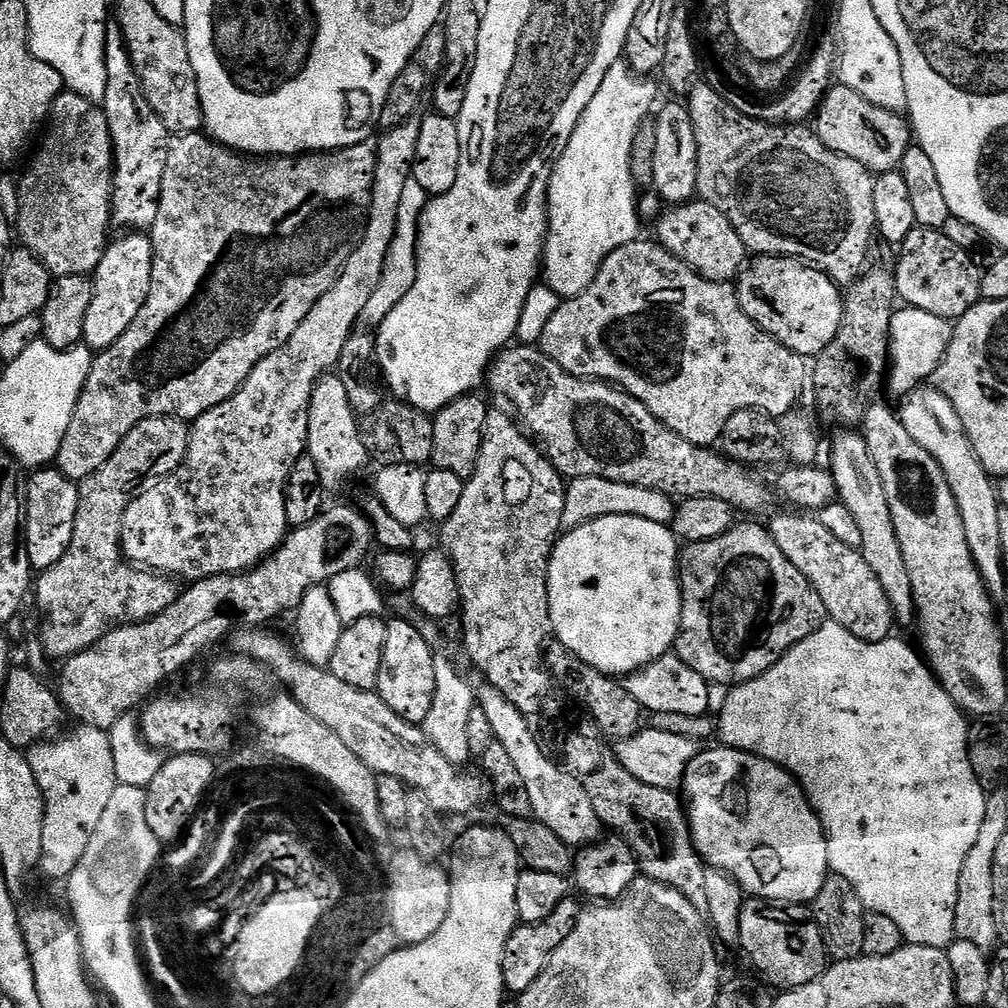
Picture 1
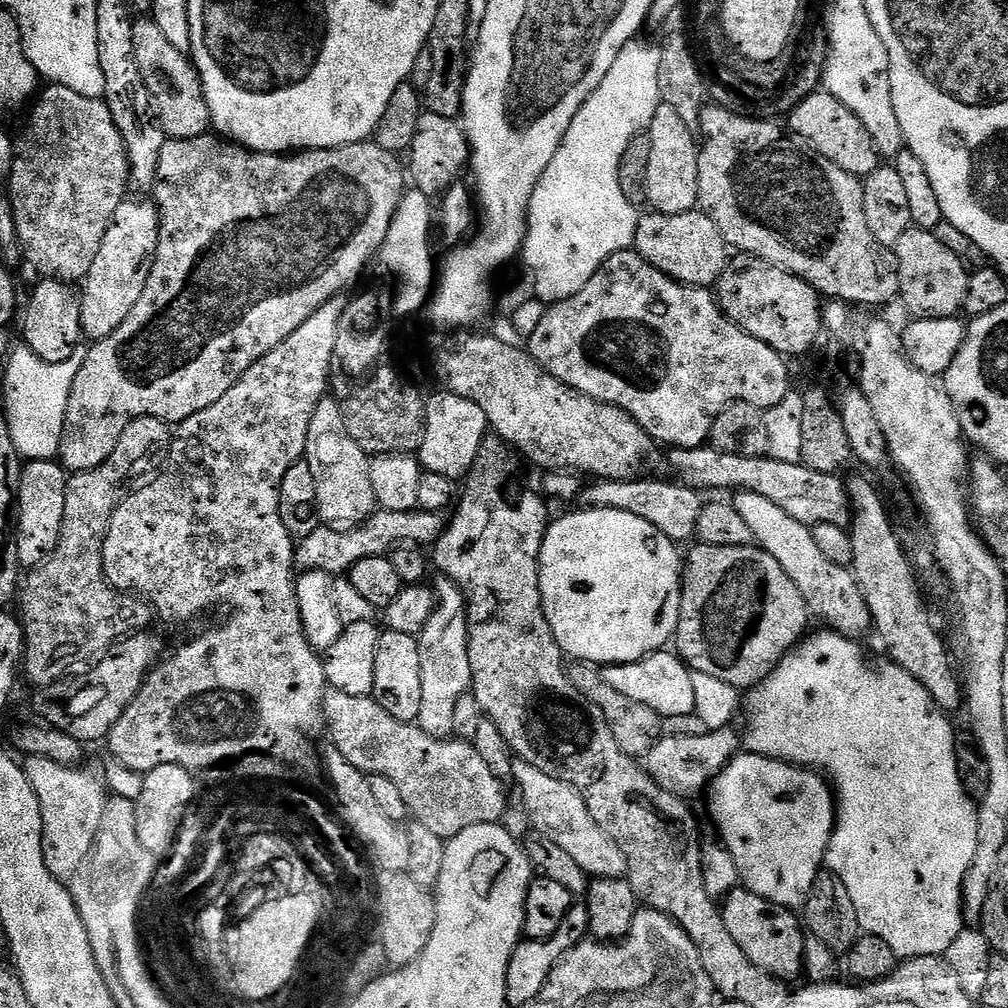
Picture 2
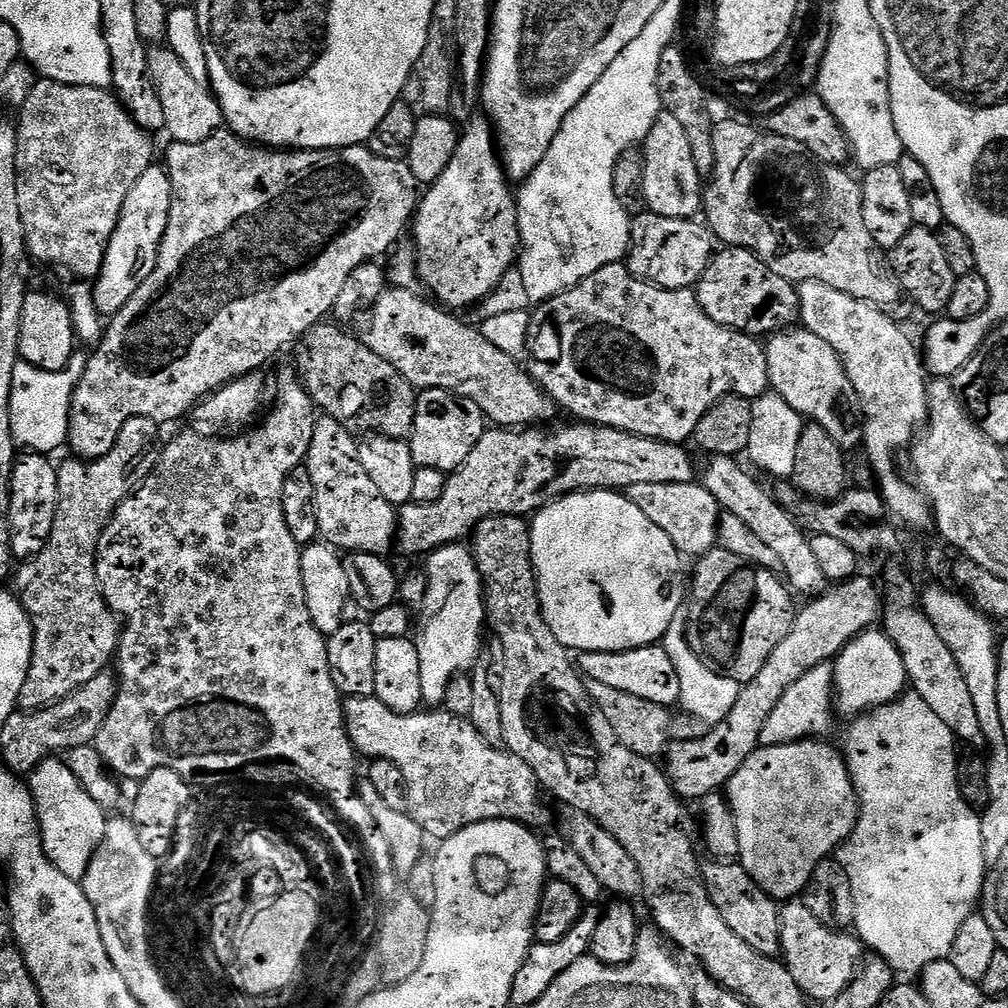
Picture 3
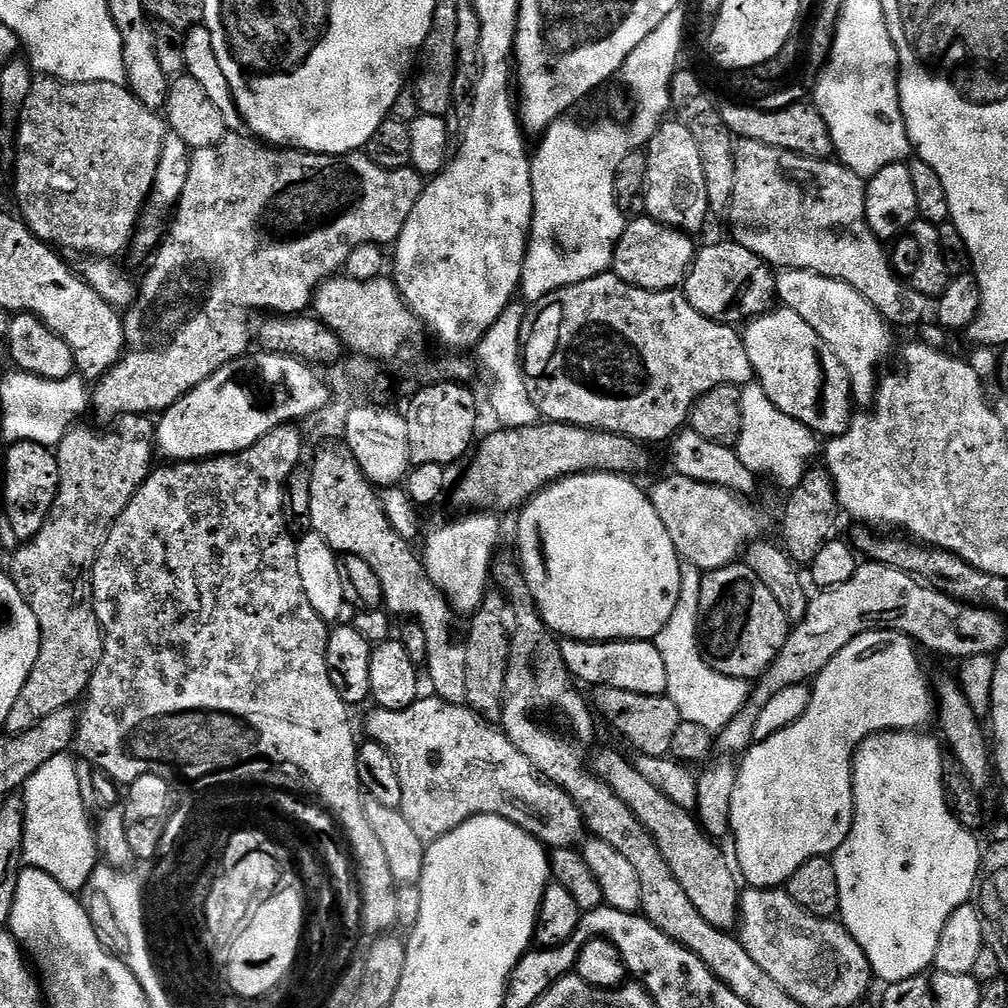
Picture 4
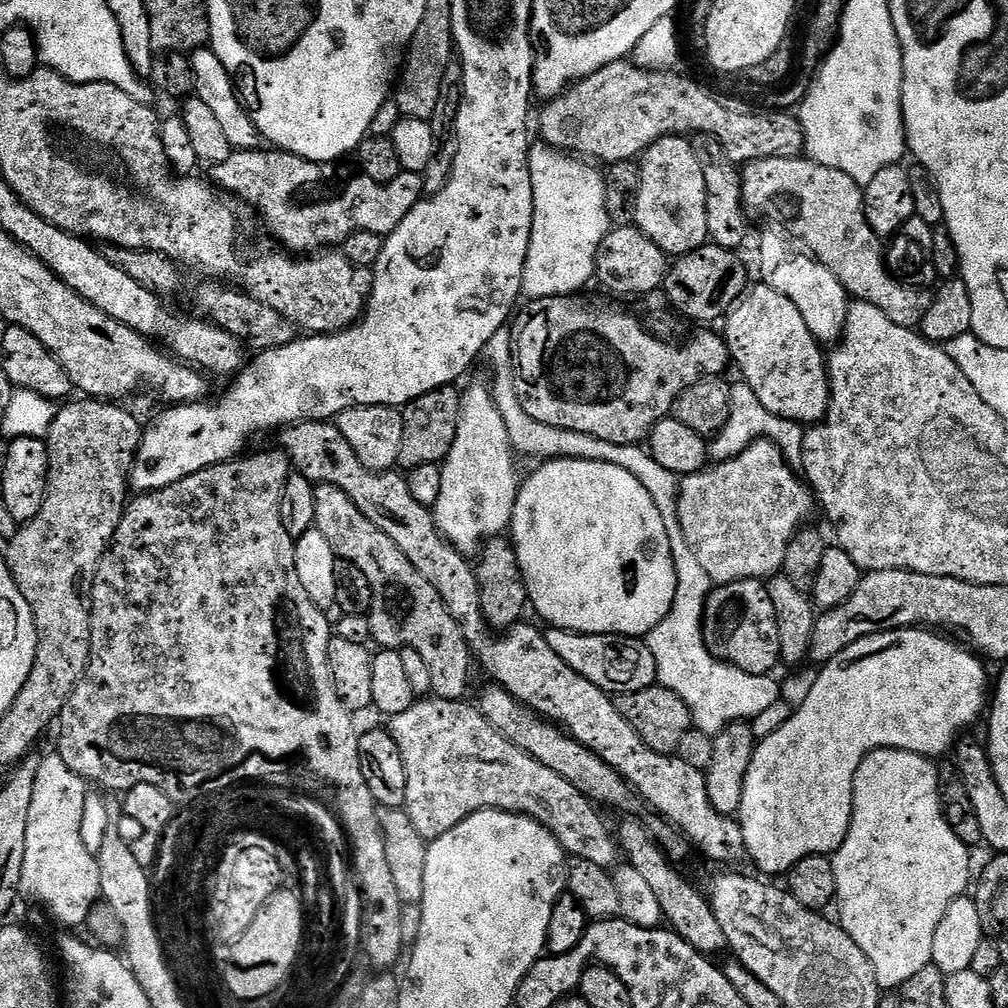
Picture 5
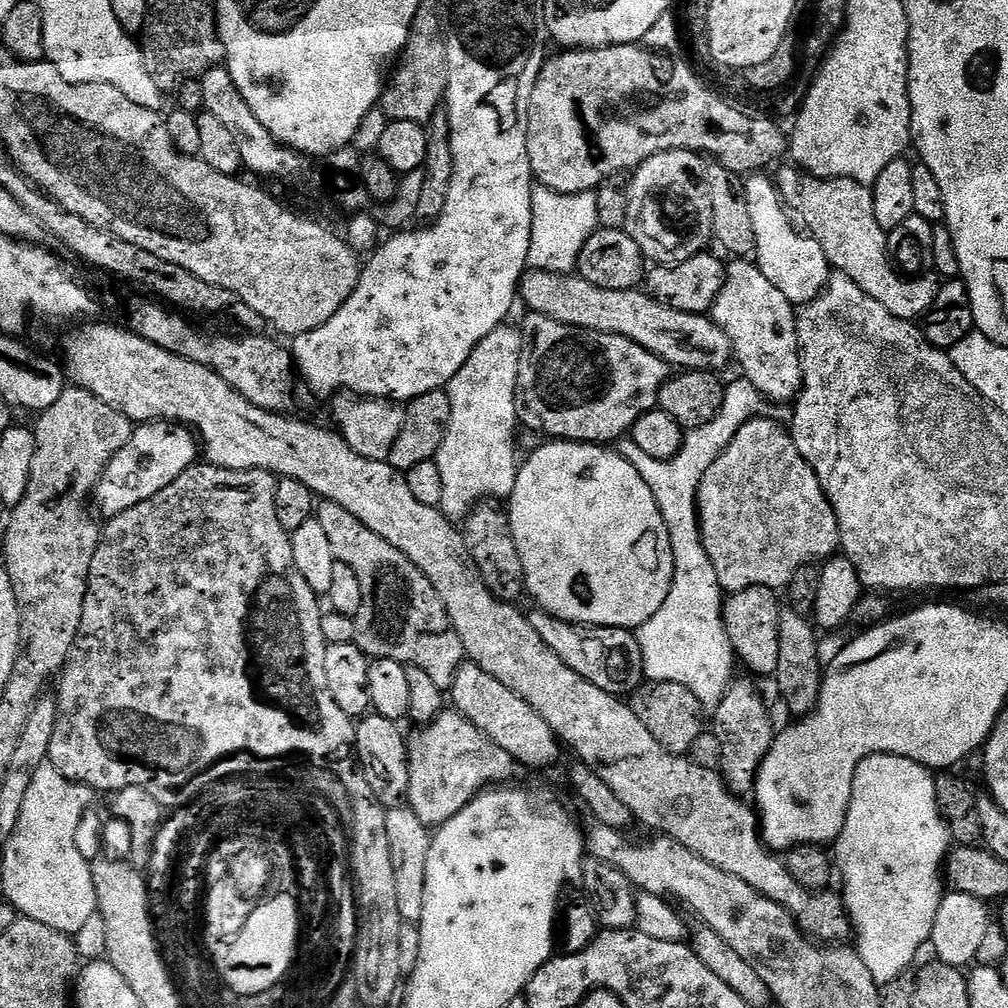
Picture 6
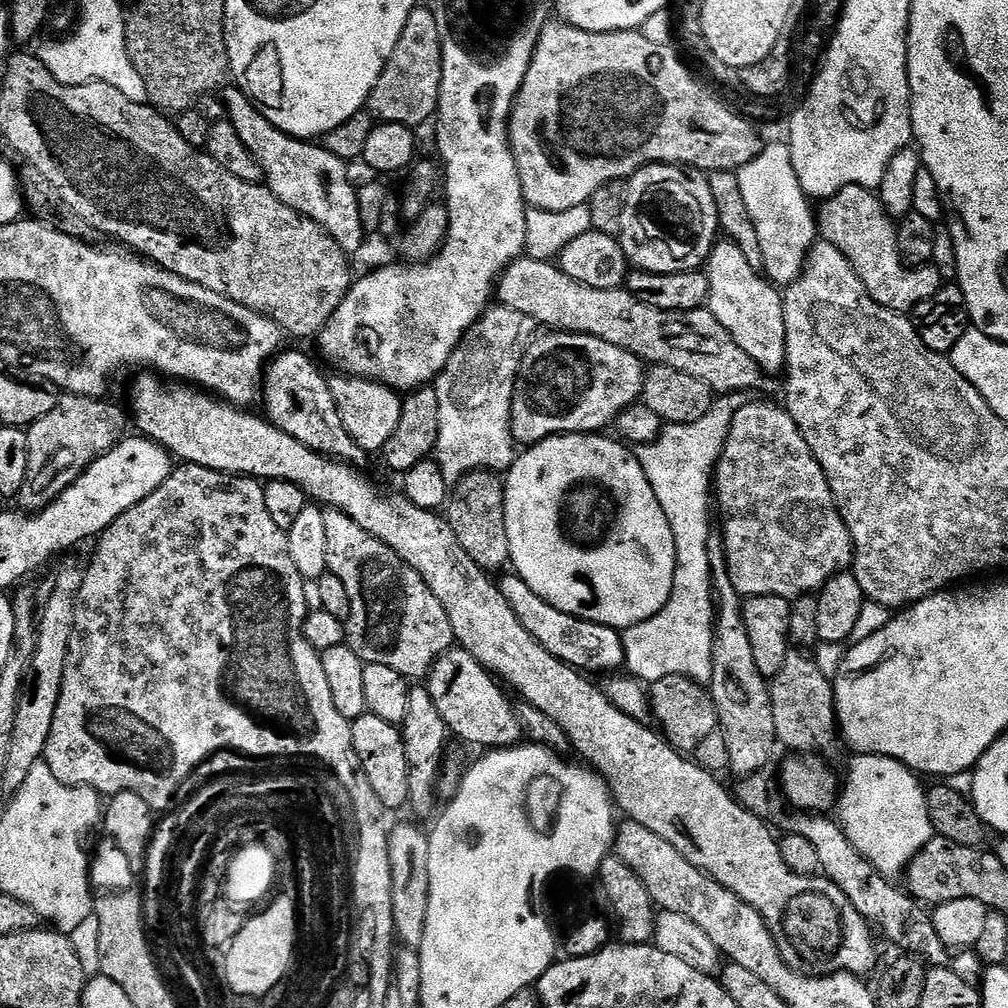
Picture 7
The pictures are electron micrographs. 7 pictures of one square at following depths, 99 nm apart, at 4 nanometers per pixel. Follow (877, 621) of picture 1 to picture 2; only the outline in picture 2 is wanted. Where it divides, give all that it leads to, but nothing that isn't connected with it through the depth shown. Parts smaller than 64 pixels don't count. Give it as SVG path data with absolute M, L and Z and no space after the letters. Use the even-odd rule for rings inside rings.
M737 491L731 497L731 504L738 514L750 526L753 541L770 554L774 554L782 570L790 574L790 580L802 590L802 598L806 598L808 611L813 617L825 620L831 631L849 638L861 638L872 628L870 606L866 606L864 591L856 581L856 573L851 567L836 564L822 552L818 542L814 540L811 527L798 518L790 518L782 506L774 506L774 502L762 498L762 494Z

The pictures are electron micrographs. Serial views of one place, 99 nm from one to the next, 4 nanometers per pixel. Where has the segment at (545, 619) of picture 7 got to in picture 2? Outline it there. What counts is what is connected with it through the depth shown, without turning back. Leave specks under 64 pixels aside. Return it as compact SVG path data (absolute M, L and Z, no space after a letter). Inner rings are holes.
M675 651L652 652L629 664L610 664L601 667L600 673L611 688L619 690L625 698L642 702L642 706L650 706L650 710L654 710L661 718L695 713L693 671Z

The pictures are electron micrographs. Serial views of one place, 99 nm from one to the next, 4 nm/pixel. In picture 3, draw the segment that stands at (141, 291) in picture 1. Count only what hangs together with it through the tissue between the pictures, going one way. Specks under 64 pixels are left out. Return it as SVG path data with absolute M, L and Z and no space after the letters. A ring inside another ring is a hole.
M154 162L134 182L130 194L126 194L126 202L122 202L122 214L118 218L118 226L114 226L114 234L108 243L106 258L102 262L102 270L92 284L94 306L101 317L111 318L134 298L138 286L154 274L154 266L158 262L158 250L162 246L162 238L166 234L166 222L170 218L170 202L172 187L168 177L168 169L163 163Z

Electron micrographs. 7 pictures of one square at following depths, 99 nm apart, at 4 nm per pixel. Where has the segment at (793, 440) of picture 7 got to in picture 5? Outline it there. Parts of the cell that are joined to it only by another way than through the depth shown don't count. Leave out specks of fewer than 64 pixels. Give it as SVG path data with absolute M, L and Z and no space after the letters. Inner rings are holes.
M763 439L755 440L733 460L719 461L715 466L705 467L703 472L683 477L676 513L690 550L694 550L706 574L710 574L713 585L719 586L739 580L764 580L777 575L784 566L786 546L790 546L796 533L805 527L804 519L811 514L812 508L812 489L801 479L797 469L788 463L778 445Z

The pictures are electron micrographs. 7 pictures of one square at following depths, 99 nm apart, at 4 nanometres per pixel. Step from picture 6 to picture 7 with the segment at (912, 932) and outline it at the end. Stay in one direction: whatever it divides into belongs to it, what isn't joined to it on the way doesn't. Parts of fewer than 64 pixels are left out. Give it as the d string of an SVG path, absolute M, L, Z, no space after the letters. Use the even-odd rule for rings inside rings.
M856 754L851 757L852 766L848 770L848 782L842 788L838 800L838 823L844 829L846 838L854 842L854 850L862 858L873 864L883 876L896 878L896 875L907 869L911 860L916 857L933 838L932 819L928 813L928 797L925 785L920 785L921 777L911 768L904 765L903 759L895 756L866 756Z

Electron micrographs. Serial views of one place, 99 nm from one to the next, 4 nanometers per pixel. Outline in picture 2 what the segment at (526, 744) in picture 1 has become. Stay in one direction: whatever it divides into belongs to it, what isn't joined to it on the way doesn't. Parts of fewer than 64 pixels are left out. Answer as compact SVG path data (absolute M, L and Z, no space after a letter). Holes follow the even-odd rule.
M533 766L517 767L514 772L514 781L520 787L520 796L524 799L524 808L528 811L528 816L533 820L535 827L539 831L547 832L562 846L562 850L567 850L582 866L582 870L587 872L592 878L620 878L627 873L628 863L618 850L618 842L590 818L590 810L582 798L582 794L572 784L567 784L565 780L559 780L556 776L543 772Z

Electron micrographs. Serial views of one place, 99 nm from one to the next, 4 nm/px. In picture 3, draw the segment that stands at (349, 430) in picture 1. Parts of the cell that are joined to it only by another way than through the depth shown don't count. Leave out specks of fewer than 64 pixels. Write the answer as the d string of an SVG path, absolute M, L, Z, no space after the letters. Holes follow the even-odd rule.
M321 415L310 438L306 467L314 482L314 506L318 518L318 536L323 543L345 553L388 554L394 548L398 530L398 512L370 482L358 458L358 440L334 418Z

